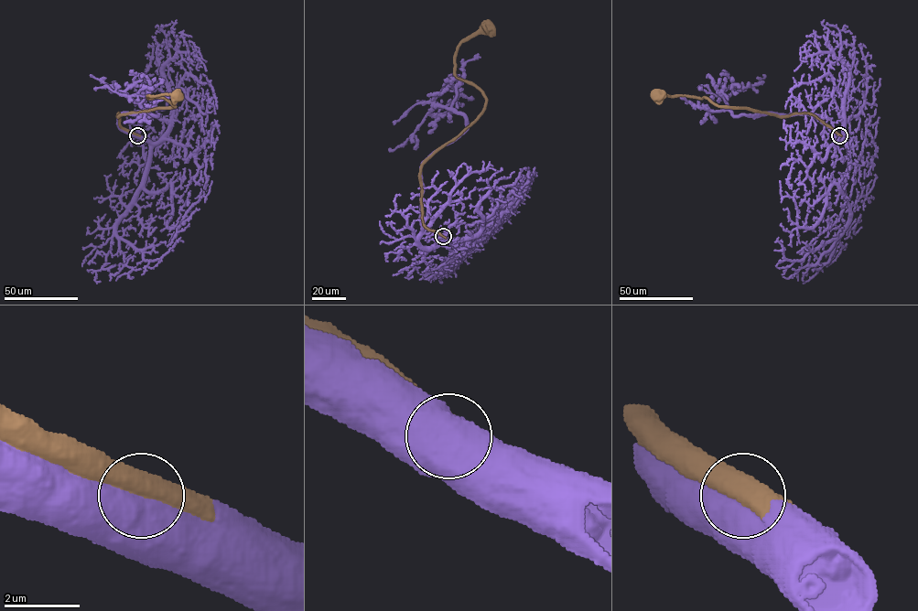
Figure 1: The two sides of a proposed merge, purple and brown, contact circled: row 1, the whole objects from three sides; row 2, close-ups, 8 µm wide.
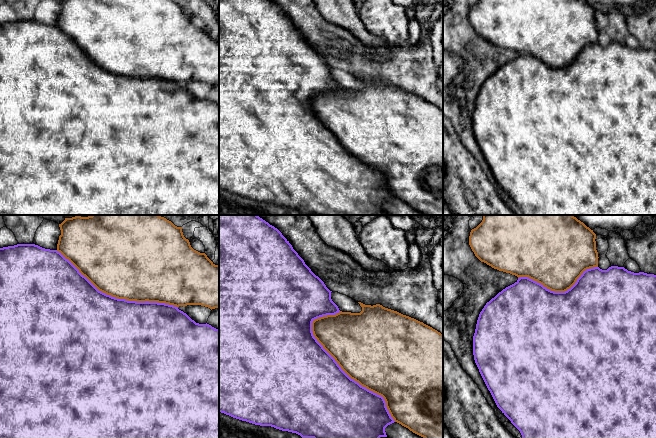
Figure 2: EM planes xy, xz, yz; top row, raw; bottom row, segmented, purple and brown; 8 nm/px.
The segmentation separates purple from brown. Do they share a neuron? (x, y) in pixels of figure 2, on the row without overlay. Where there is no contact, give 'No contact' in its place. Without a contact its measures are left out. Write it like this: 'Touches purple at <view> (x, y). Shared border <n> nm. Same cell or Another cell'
Touches purple at xz (348, 152). Shared border 1050 nm. Same cell

